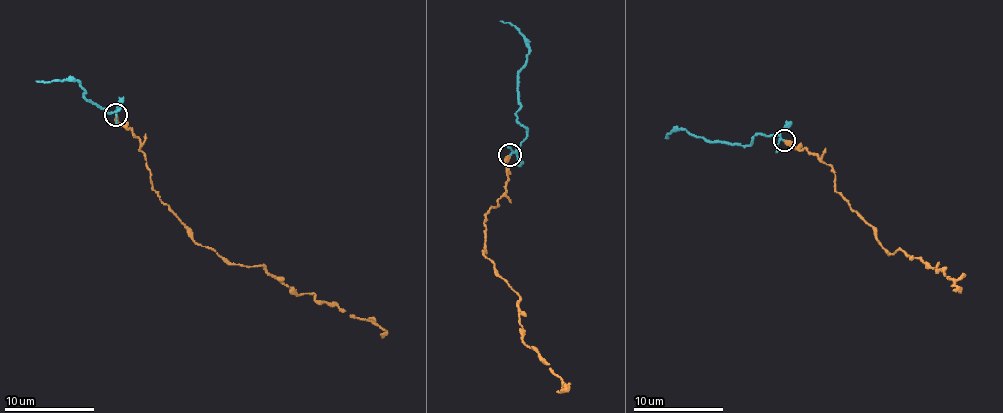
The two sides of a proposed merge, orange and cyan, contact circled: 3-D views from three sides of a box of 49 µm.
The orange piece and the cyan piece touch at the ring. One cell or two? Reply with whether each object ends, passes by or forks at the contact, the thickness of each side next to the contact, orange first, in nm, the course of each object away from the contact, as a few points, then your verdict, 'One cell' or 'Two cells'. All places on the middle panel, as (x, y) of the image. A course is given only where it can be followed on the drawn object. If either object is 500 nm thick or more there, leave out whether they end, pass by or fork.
At the ring orange ends. At the ring cyan forks. Thickness 320 nm (orange) against 130 nm. Course of orange: (510, 155), (505, 192), (484, 220), (482, 249), (519, 297), (522, 341), (565, 381), (568, 387), (560, 391). Course of cyan: (510, 155), (527, 128), (516, 110), (517, 73), (528, 40), (512, 25), (499, 22). Two cells

